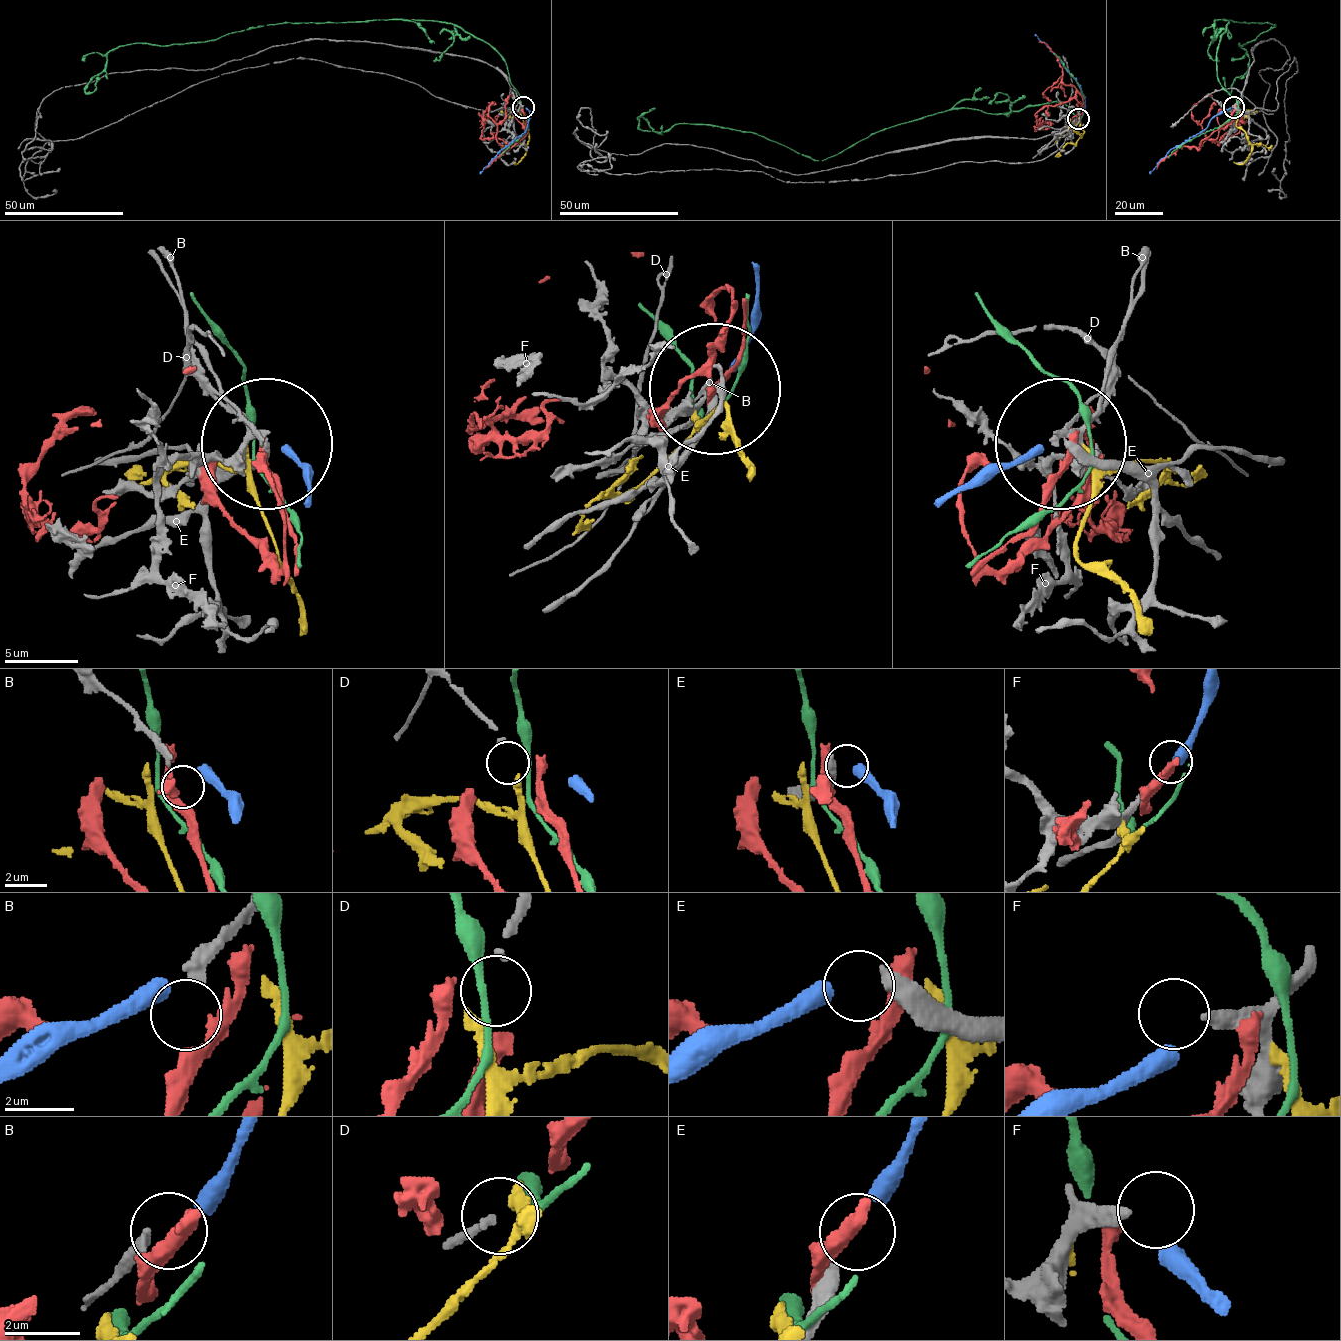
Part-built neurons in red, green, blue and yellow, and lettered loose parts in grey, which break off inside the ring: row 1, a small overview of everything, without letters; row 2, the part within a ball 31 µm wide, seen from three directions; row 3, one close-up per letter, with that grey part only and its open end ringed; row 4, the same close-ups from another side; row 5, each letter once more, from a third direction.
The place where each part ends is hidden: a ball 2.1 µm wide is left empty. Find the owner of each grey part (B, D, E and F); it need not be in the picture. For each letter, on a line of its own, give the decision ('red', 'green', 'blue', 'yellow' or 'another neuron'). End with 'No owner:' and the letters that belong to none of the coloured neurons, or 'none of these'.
B: another neuron
D: yellow
E: blue
F: another neuron
No owner: B, F

